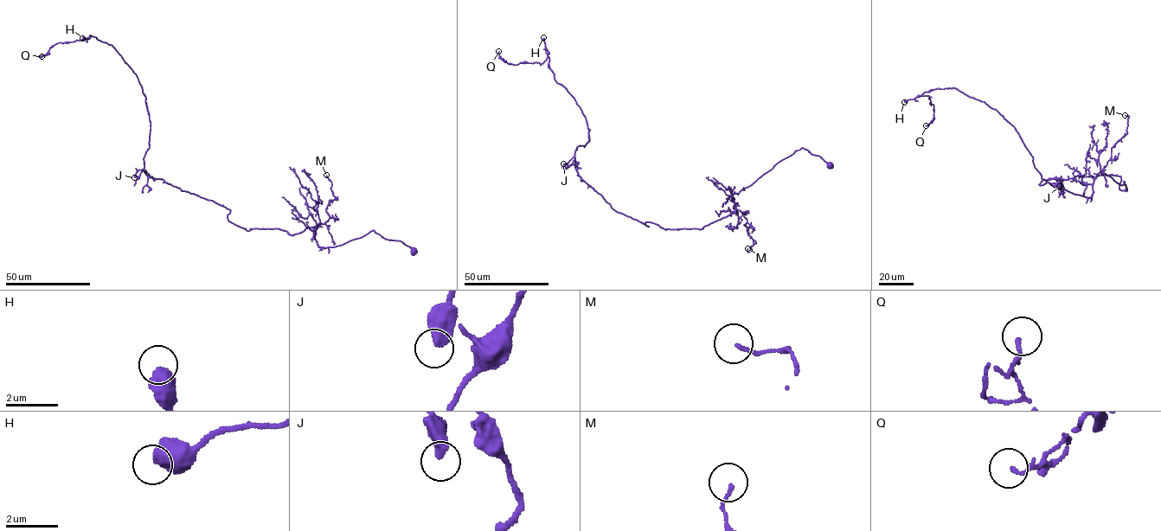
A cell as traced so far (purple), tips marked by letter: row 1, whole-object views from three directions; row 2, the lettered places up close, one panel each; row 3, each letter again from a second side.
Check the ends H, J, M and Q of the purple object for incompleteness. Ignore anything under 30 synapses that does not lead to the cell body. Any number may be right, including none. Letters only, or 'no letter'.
no letter

